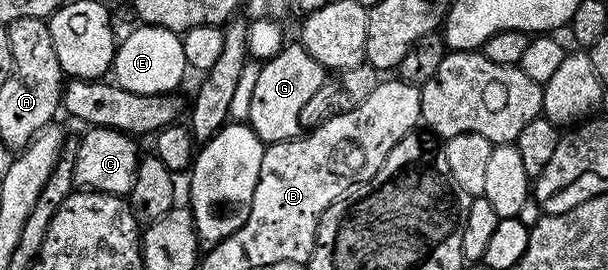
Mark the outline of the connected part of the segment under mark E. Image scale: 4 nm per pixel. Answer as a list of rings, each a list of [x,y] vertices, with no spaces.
[[[142,24],[137,28],[141,29],[120,38],[117,54],[113,56],[112,80],[127,91],[139,95],[172,94],[173,88],[187,74],[181,37],[170,29],[161,29],[157,25]]]

